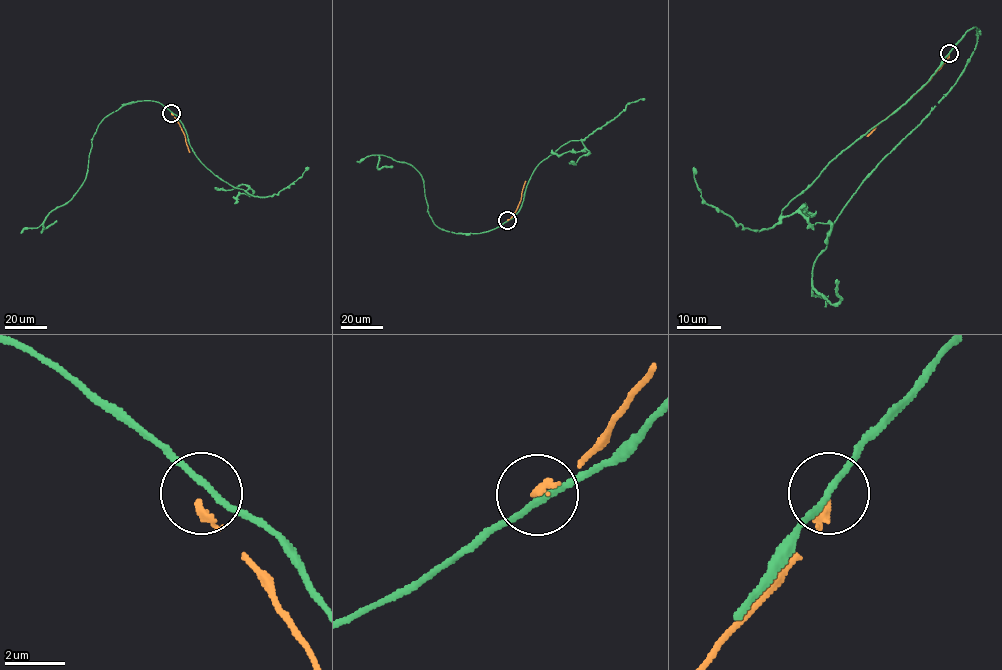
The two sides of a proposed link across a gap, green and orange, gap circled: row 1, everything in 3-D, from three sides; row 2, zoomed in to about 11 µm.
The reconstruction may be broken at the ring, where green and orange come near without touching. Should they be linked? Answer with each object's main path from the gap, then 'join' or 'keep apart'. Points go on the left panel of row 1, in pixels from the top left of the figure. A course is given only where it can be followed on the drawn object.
course green (172, 112), (145, 100), (107, 116), (92, 138), (86, 178), (48, 215), (42, 232), (57, 221); course orange (172, 113), (185, 136), (189, 152); keep apart

